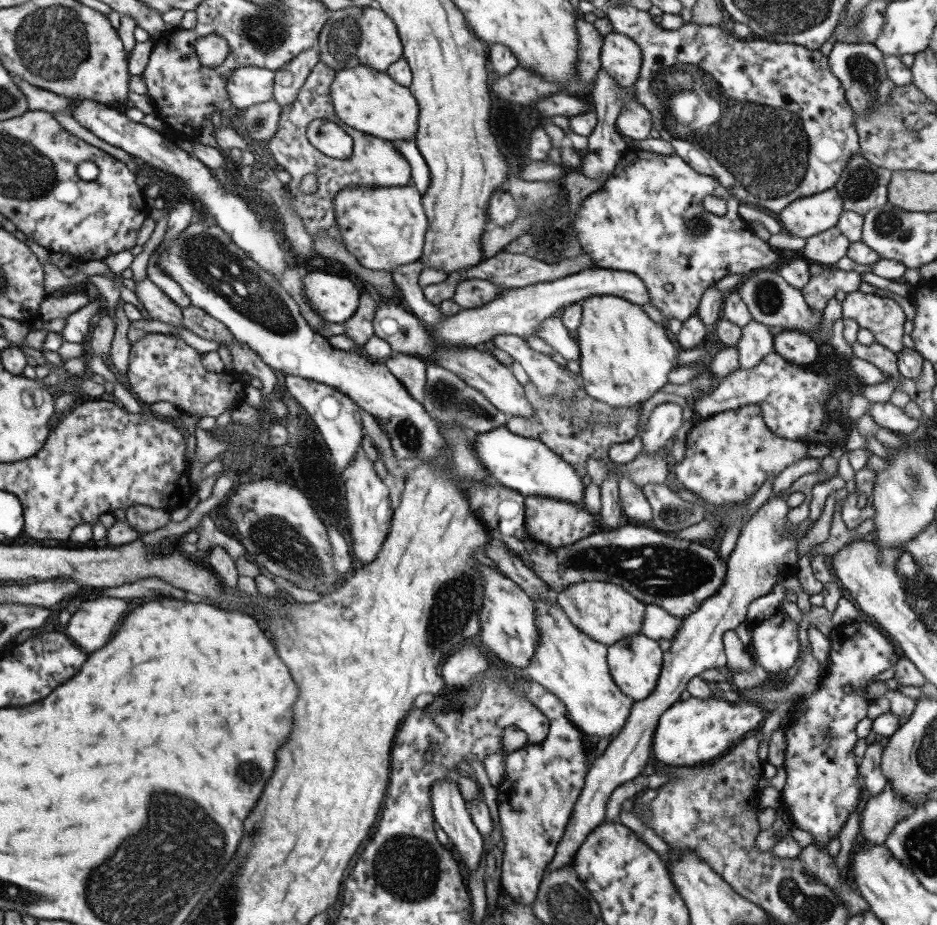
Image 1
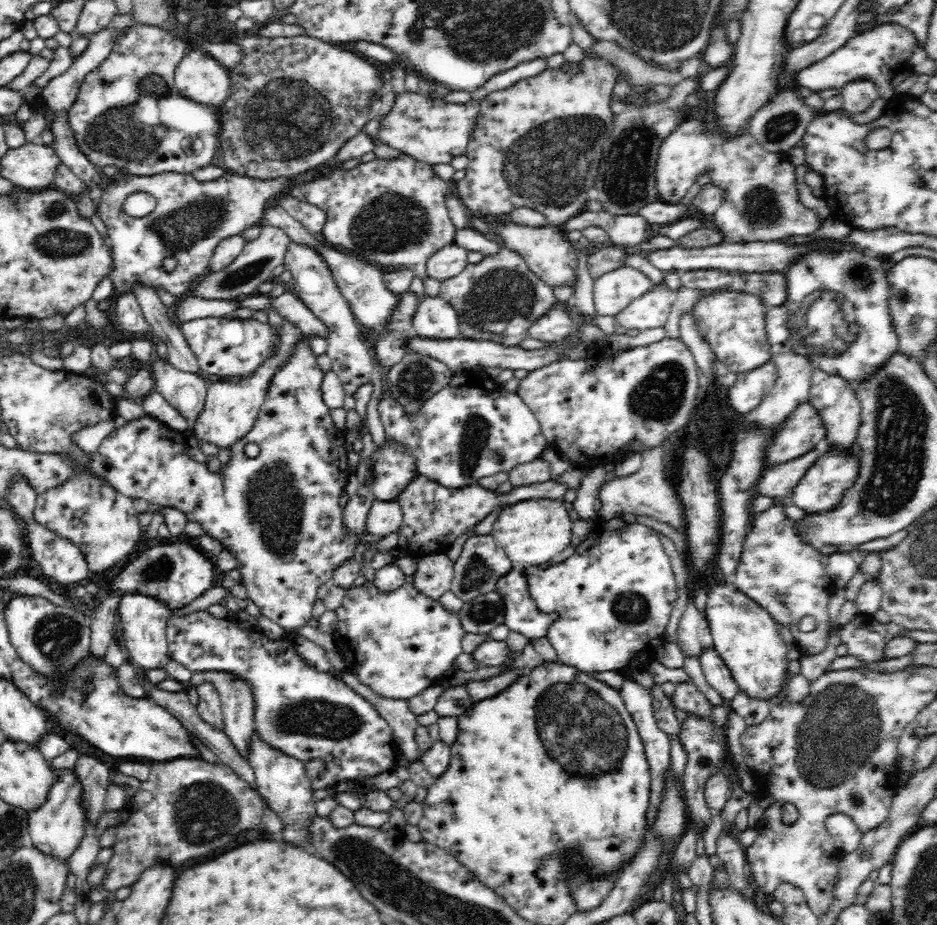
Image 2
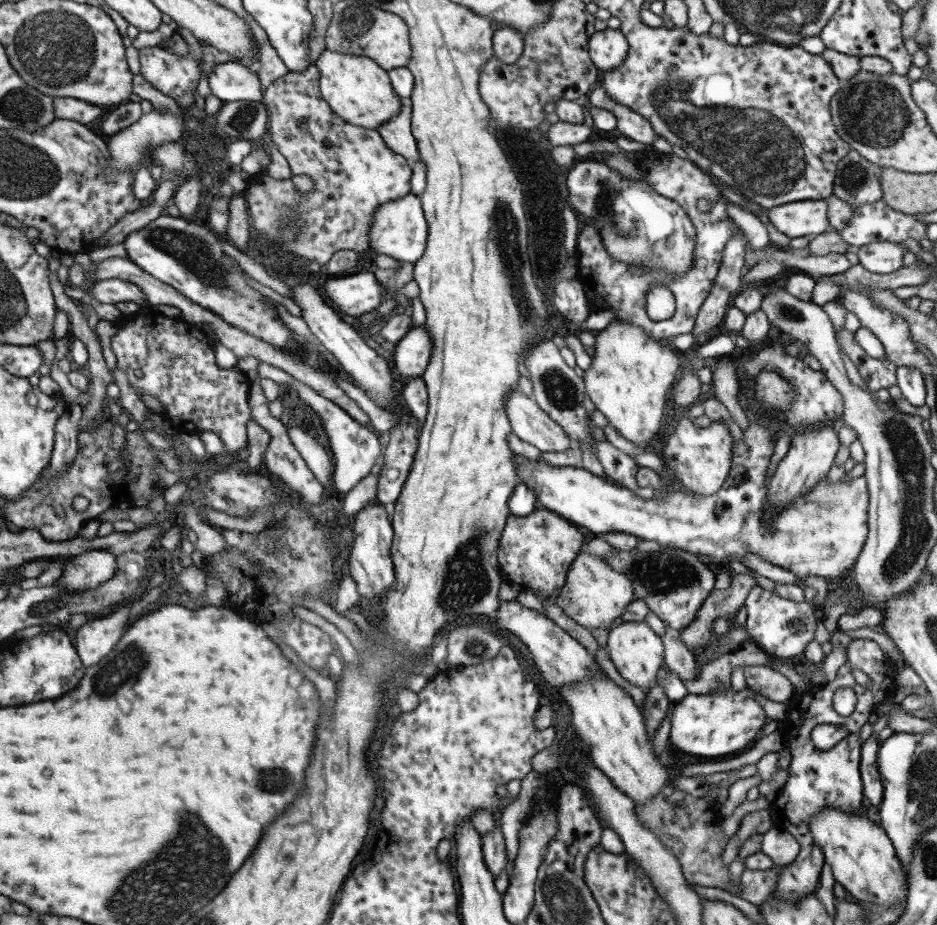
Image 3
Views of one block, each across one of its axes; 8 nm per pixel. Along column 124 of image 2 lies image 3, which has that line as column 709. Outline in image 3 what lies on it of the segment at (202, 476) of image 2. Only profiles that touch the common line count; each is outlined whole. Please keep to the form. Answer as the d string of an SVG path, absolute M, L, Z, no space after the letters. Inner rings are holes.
M683 417L670 436L662 454L664 463L676 480L677 486L704 496L714 494L729 478L732 466L733 438L725 421L712 421L710 426L699 428L692 420Z

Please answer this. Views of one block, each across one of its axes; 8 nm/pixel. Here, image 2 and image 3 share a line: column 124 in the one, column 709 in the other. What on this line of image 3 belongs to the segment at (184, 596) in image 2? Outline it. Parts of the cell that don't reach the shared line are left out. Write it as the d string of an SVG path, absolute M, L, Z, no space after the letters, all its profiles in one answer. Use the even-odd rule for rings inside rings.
M639 539L638 546L630 552L618 550L616 554L601 557L614 571L626 575L632 582L636 598L643 600L648 608L660 617L665 625L676 632L688 628L696 618L701 604L713 593L716 575L710 570L704 558L662 546L658 541Z

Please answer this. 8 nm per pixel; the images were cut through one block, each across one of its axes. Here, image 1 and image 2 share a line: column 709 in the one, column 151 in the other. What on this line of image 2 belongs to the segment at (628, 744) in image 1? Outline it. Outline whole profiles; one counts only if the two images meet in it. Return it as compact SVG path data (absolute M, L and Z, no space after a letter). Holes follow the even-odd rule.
M130 594L120 600L117 614L120 621L117 635L123 637L124 650L130 653L131 662L142 666L145 670L166 668L166 664L171 660L167 643L167 625L172 615L170 609L154 598Z

